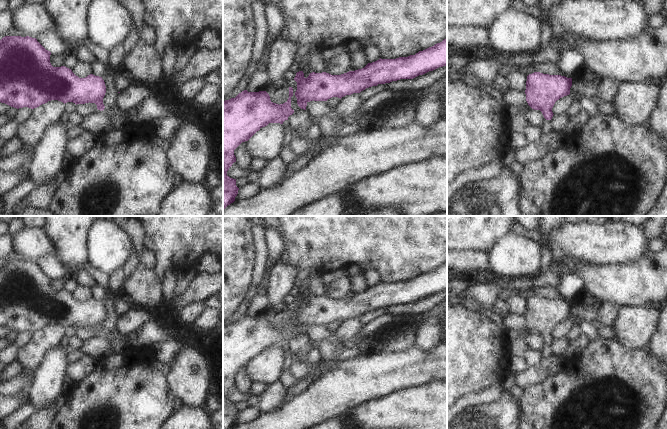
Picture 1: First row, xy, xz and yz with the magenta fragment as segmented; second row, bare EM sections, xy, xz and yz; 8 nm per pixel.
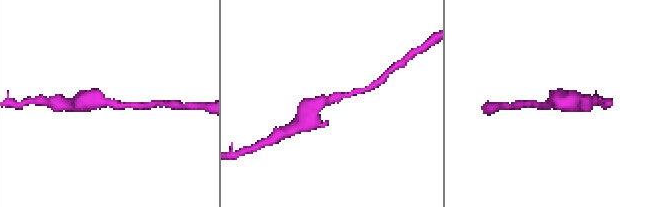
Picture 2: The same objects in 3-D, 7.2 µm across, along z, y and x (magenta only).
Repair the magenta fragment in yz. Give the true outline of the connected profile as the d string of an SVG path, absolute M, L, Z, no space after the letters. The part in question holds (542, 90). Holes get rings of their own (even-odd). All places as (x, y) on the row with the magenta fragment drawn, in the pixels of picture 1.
M534 72L527 76L526 101L532 109L540 110L546 120L551 120L555 102L569 95L571 86L572 78Z

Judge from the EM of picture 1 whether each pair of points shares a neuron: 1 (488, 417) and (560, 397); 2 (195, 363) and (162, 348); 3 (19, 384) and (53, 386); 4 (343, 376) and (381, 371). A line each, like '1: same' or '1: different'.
1: different
2: different
3: different
4: same

